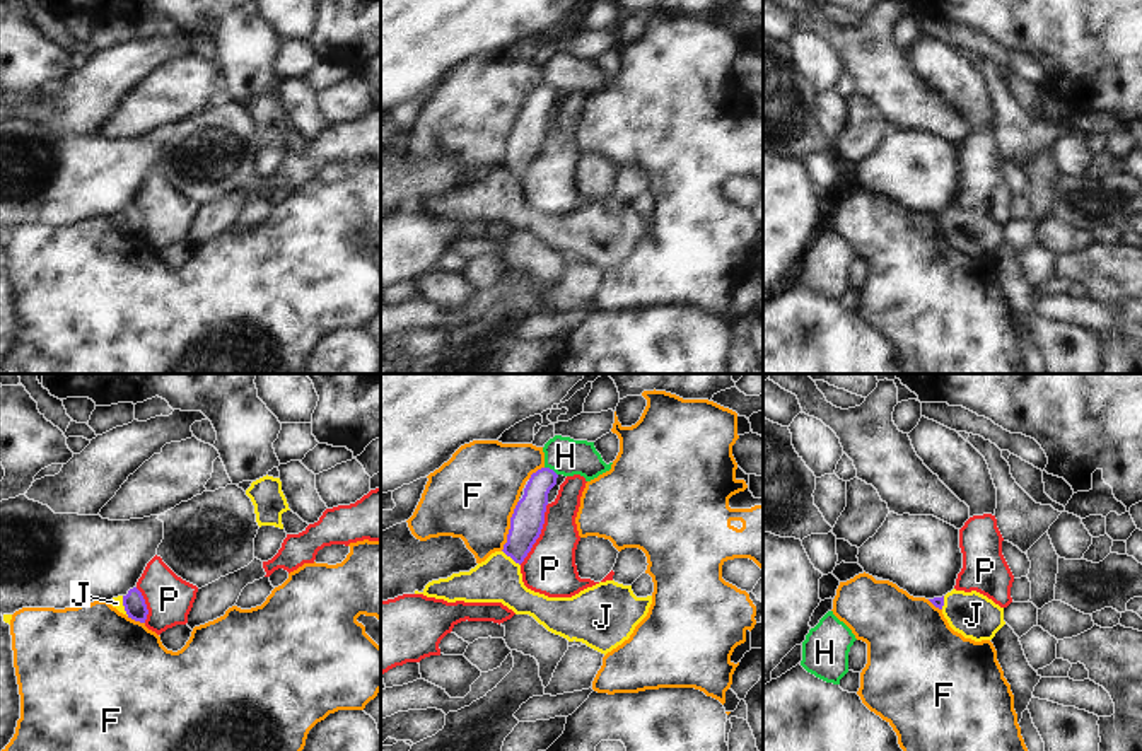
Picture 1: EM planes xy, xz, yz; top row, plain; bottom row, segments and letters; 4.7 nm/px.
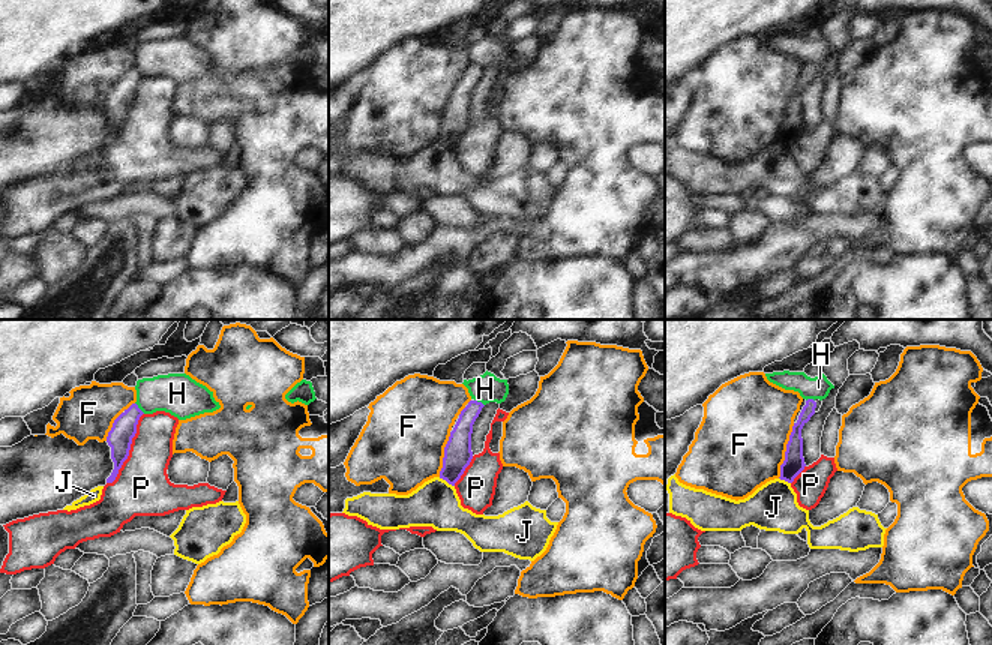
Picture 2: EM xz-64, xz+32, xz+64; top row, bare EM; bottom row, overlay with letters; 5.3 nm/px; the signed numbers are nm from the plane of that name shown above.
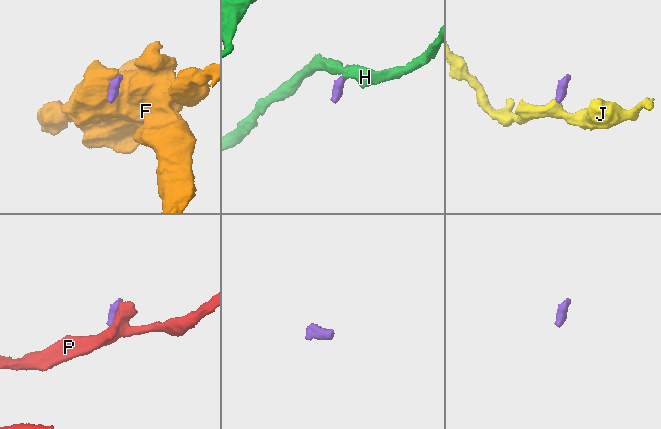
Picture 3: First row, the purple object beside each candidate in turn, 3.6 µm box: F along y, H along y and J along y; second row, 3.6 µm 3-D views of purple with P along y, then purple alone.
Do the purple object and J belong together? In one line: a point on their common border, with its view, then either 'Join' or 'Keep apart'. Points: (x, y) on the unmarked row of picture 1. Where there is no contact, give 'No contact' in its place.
Touches purple at xy (123, 222). Join.

